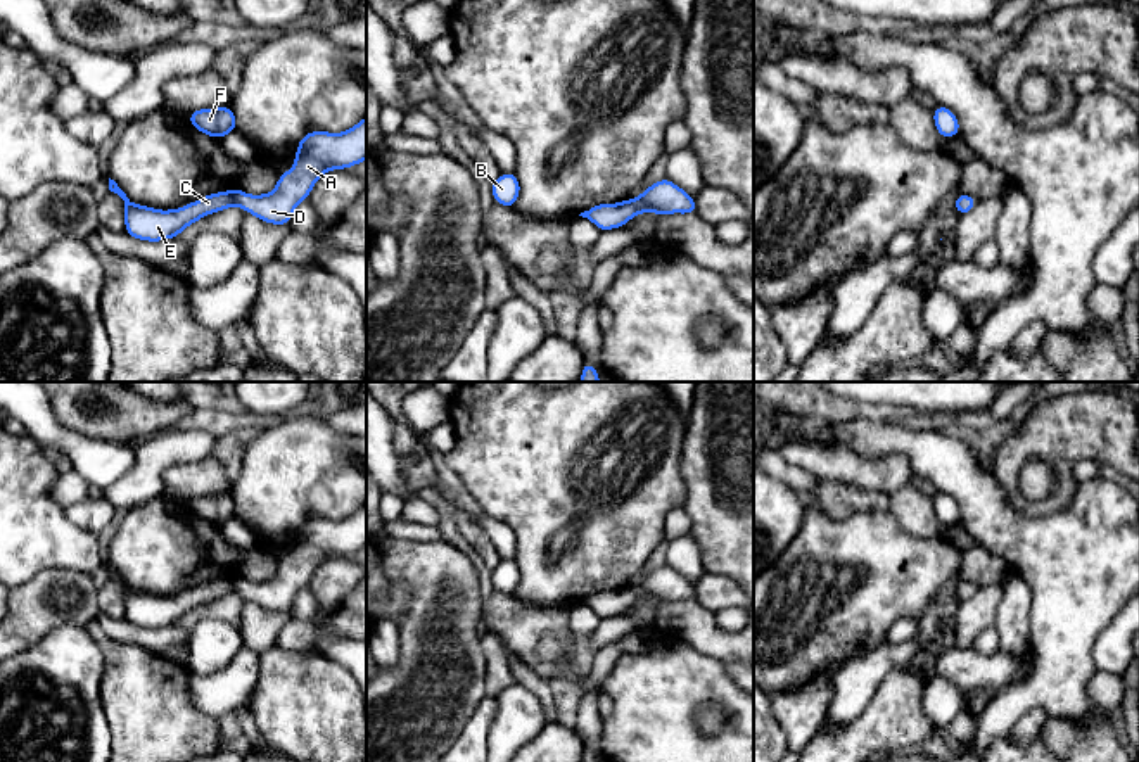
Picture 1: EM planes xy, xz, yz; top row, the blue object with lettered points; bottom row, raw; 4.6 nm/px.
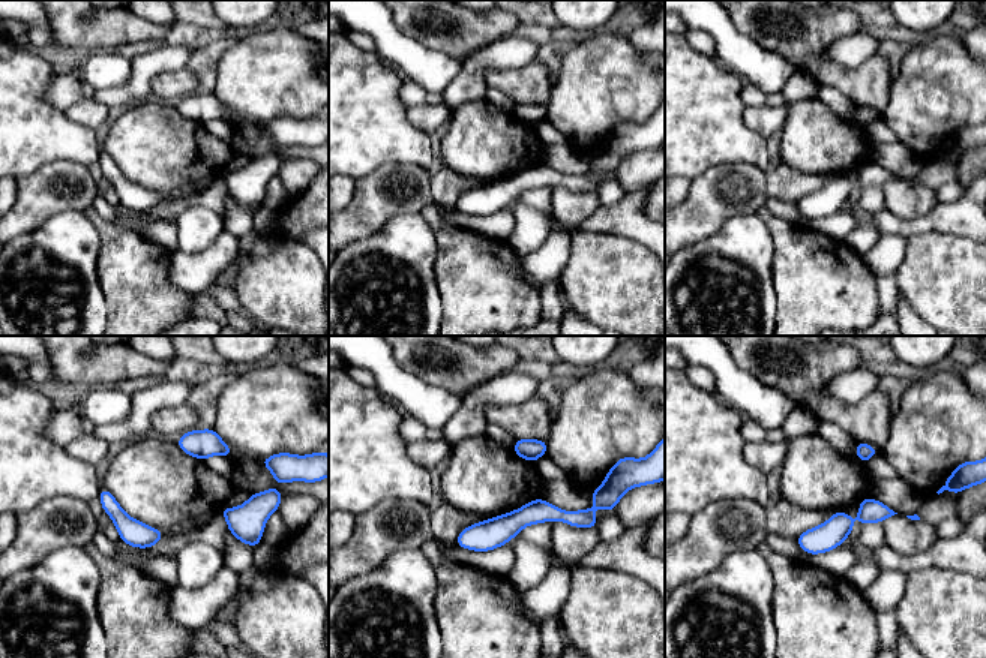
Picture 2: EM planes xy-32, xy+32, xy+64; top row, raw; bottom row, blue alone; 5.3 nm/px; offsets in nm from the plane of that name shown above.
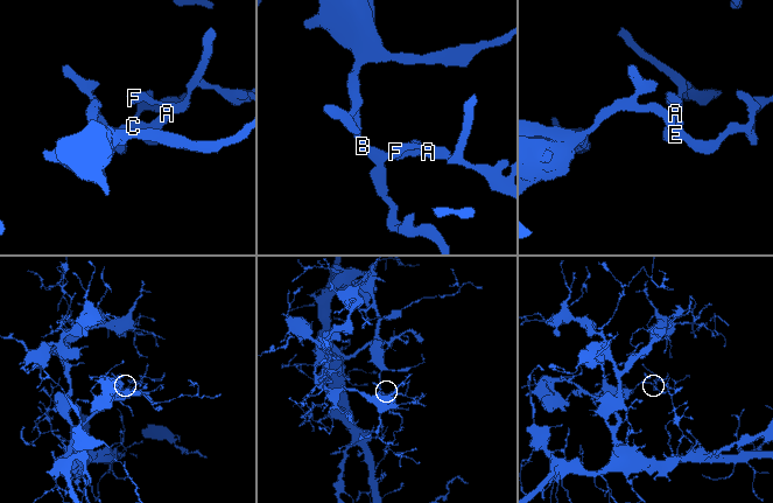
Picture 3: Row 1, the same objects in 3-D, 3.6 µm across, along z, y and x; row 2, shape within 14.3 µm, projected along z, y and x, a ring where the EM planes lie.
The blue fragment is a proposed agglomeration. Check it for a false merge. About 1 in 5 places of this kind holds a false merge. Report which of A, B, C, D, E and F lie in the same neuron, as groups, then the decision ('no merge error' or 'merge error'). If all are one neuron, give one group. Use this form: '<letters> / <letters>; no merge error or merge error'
A B C D E F; no merge error

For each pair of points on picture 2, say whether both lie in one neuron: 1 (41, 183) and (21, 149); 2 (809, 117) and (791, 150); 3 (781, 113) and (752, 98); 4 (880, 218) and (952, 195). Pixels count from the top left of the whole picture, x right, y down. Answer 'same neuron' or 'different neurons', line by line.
1: different neurons
2: same neuron
3: different neurons
4: different neurons

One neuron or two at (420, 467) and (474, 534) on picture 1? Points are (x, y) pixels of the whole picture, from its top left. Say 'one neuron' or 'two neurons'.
one neuron

